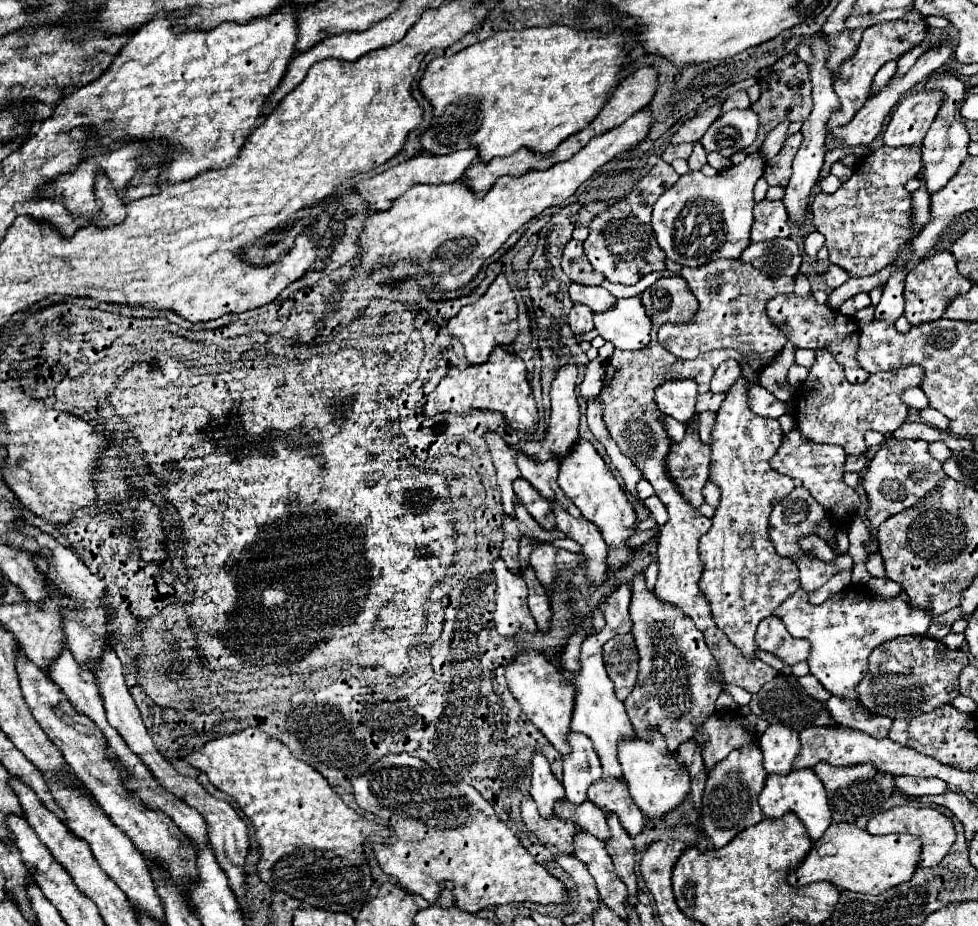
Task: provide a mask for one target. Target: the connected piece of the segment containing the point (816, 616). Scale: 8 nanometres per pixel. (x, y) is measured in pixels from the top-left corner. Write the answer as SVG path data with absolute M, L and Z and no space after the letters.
M846 586L838 594L832 594L828 602L816 606L808 602L810 594L798 588L794 594L790 594L788 602L782 602L772 614L786 624L788 632L794 638L806 638L810 642L810 656L806 660L810 674L814 674L820 684L834 696L858 702L854 688L864 678L870 652L888 638L924 636L930 626L930 618L922 610L910 610L908 604L900 598L884 602L882 598L874 598L868 592L856 590L866 588Z

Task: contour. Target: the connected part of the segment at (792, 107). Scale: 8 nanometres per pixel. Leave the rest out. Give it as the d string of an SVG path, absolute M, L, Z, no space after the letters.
M790 52L786 56L782 56L778 62L774 62L772 66L766 66L764 70L758 72L758 84L762 88L762 96L758 98L758 102L752 104L752 110L758 114L760 118L760 130L756 136L756 142L752 142L744 152L752 154L756 150L760 150L764 138L768 136L768 132L772 128L776 128L780 122L788 120L788 122L804 122L808 118L808 114L812 112L812 84L810 84L810 74L808 74L808 66L798 58L798 54Z

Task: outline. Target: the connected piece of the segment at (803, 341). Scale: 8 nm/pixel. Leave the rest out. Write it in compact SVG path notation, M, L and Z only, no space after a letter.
M786 294L786 296L776 296L768 304L768 316L770 322L780 328L786 338L792 342L794 348L810 348L810 350L828 350L836 362L844 368L846 380L850 384L862 384L868 378L868 372L860 368L856 362L856 346L858 346L858 326L852 318L842 316L836 310L830 310L826 304L818 304L812 294L808 296L796 296L796 294Z

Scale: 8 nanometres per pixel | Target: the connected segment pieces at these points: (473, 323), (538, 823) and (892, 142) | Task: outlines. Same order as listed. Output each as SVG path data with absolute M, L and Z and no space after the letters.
M498 274L498 278L490 284L488 292L472 306L464 306L456 318L448 322L448 332L456 336L466 350L466 358L470 364L482 364L488 360L490 352L496 346L510 346L514 344L518 336L518 304L514 300L514 294L508 286L508 280L504 274Z
M526 798L520 808L524 824L542 840L544 846L556 846L550 848L554 854L574 854L574 836L578 834L578 830L576 826L572 826L572 822L564 822L556 816L550 820L542 818L532 798Z
M914 92L902 98L890 118L890 124L884 132L886 146L922 146L922 140L932 126L936 112L940 108L940 92Z

